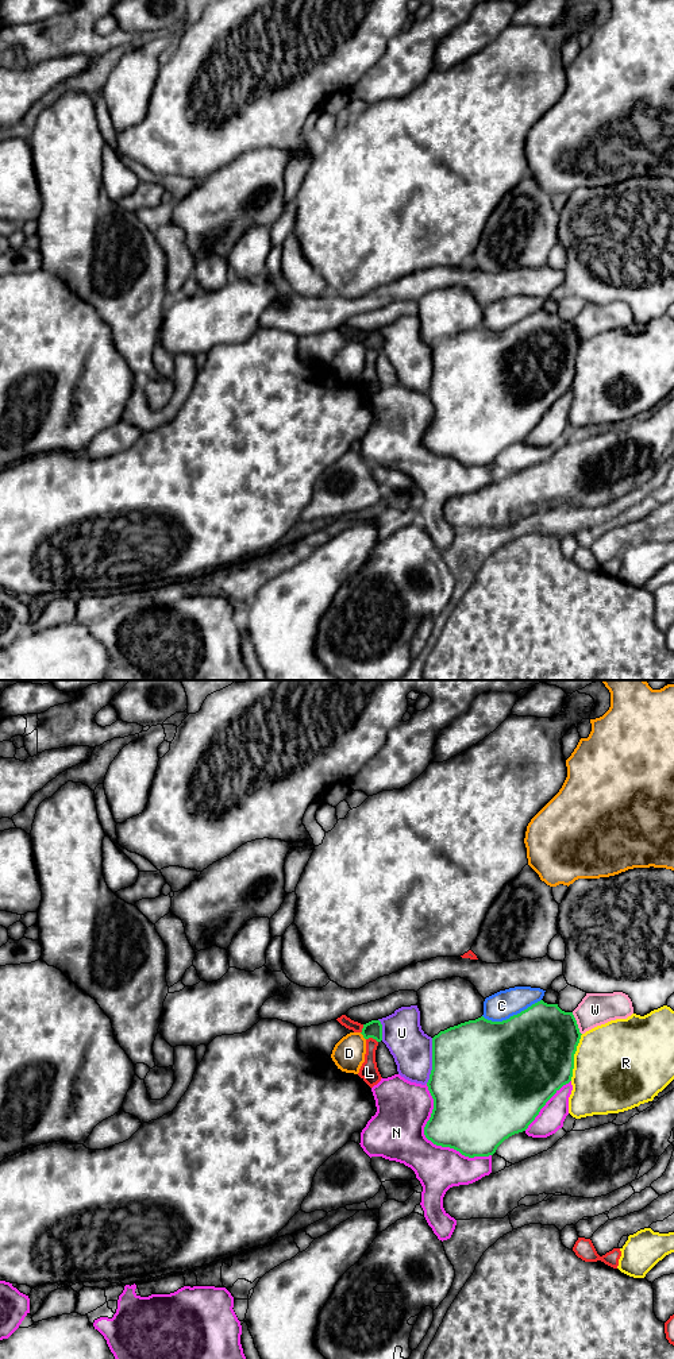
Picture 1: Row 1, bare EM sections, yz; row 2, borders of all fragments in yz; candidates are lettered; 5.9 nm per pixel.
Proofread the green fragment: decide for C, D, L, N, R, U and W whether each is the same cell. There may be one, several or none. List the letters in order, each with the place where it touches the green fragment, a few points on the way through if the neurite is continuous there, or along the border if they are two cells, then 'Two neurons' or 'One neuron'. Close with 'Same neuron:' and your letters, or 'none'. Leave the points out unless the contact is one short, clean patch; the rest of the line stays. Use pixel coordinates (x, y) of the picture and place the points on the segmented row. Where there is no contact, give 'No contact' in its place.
C: Touches green at yz (511, 1016). Two neurons
D: Touches green at yz (364, 1037). Two neurons
L: Touches green at yz (372, 1037). Two neurons
N: Touches green at yz (432, 1142). Two neurons
R: Touches green at yz (573, 1057). Two neurons
U: Touches green at yz (432, 1061). Two neurons
W: Touches green at yz (576, 1023). Two neurons
Same neuron: none

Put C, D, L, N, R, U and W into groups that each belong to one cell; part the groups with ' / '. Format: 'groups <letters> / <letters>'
groups C / D / L N / R / U / W

